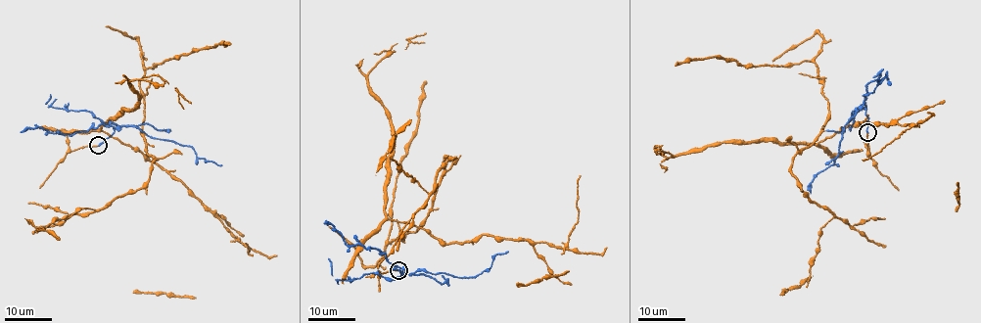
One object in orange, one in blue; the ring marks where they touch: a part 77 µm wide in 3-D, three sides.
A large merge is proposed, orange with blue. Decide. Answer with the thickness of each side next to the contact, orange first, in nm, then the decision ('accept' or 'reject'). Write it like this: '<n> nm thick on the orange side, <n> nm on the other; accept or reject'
190 nm thick on the orange side, 220 nm on the other; reject

